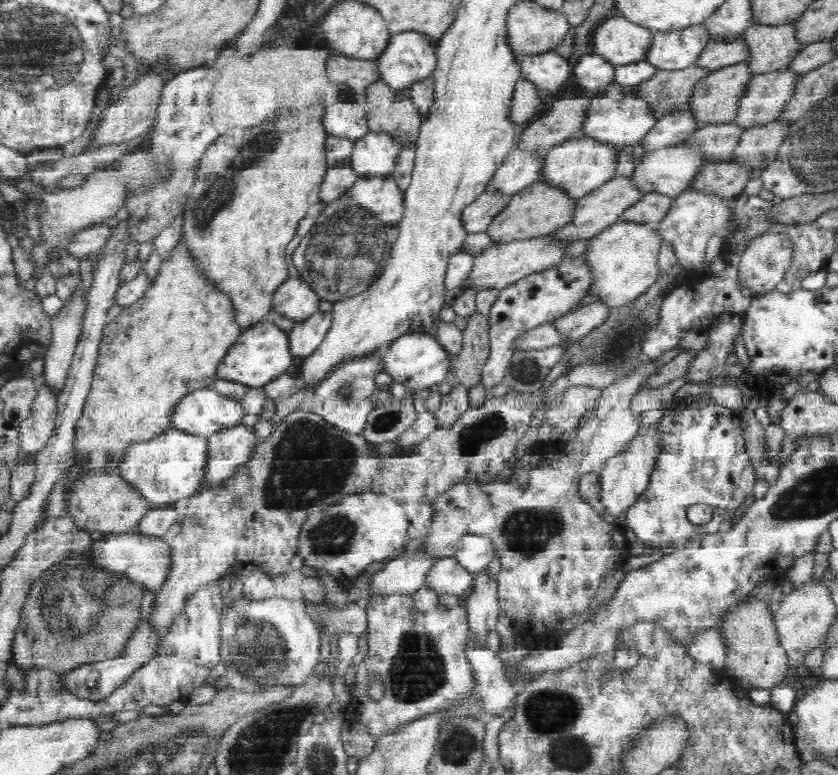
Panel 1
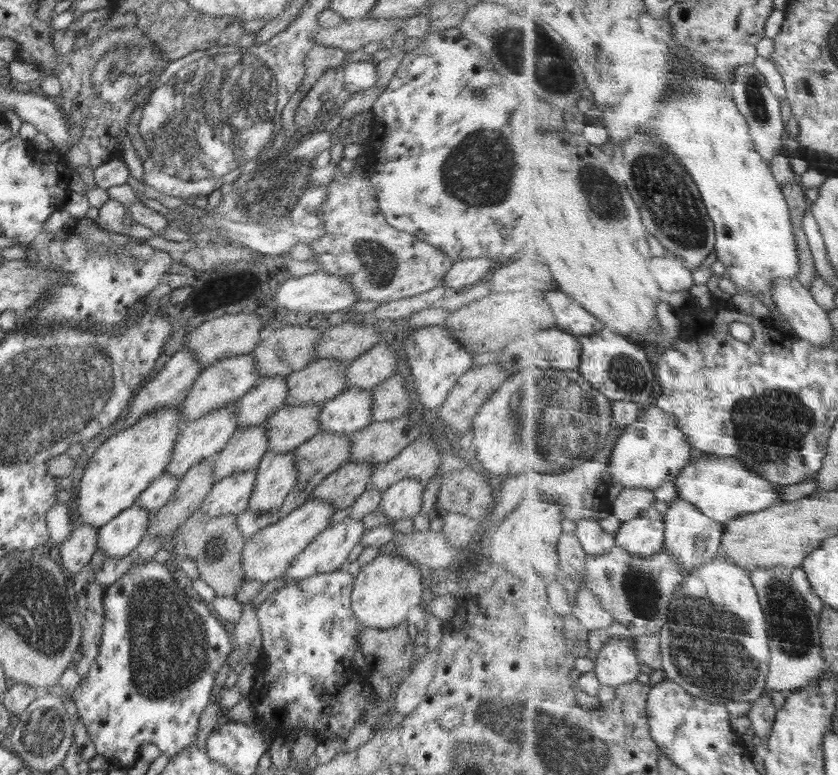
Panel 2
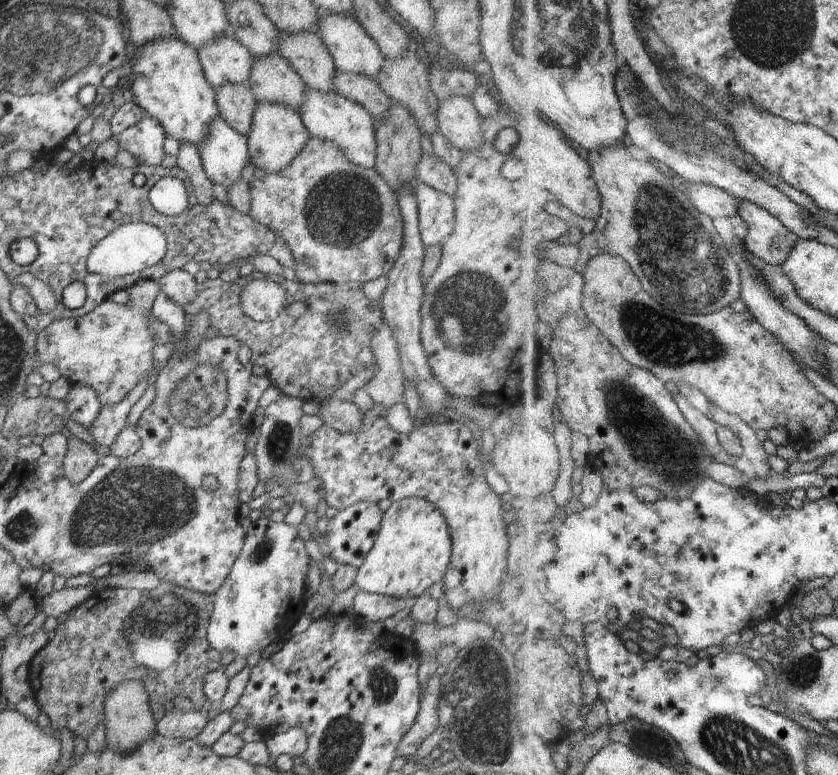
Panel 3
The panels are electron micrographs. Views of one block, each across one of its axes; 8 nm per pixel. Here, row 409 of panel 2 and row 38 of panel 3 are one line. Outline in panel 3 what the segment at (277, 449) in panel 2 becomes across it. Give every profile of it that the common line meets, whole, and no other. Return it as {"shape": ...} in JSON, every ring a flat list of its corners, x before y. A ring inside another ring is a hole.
{"shape":[[279,32,278,52,312,90,332,92,336,65,318,33]]}

